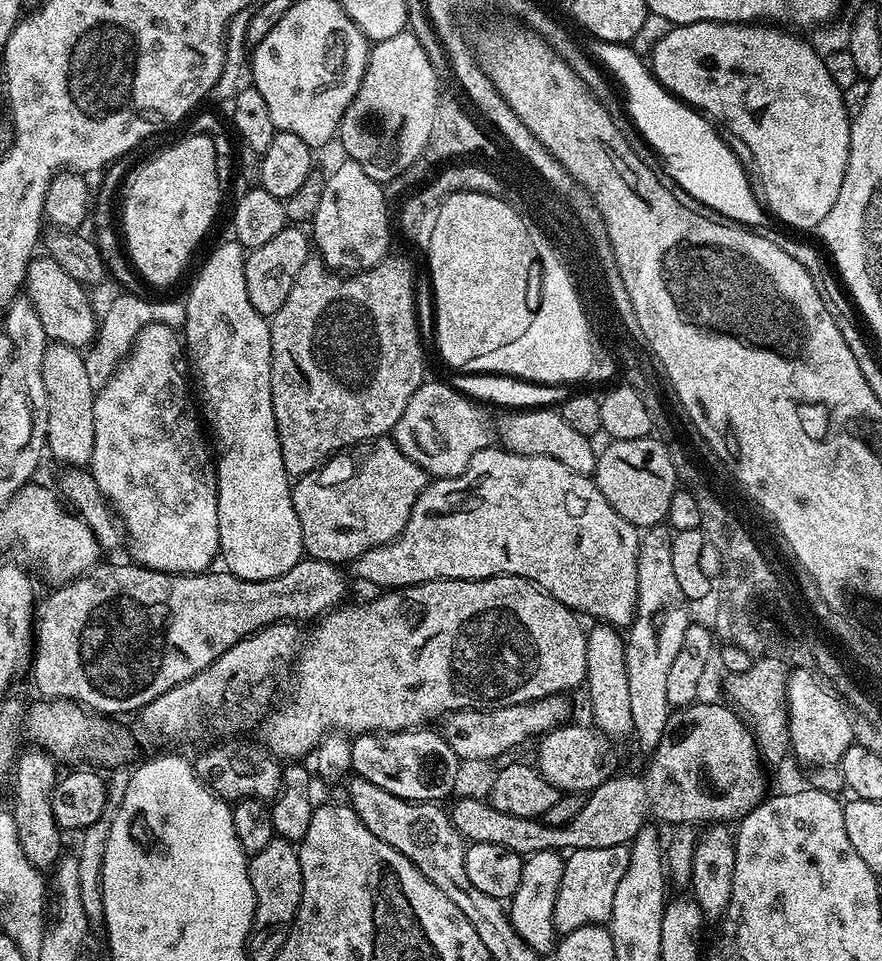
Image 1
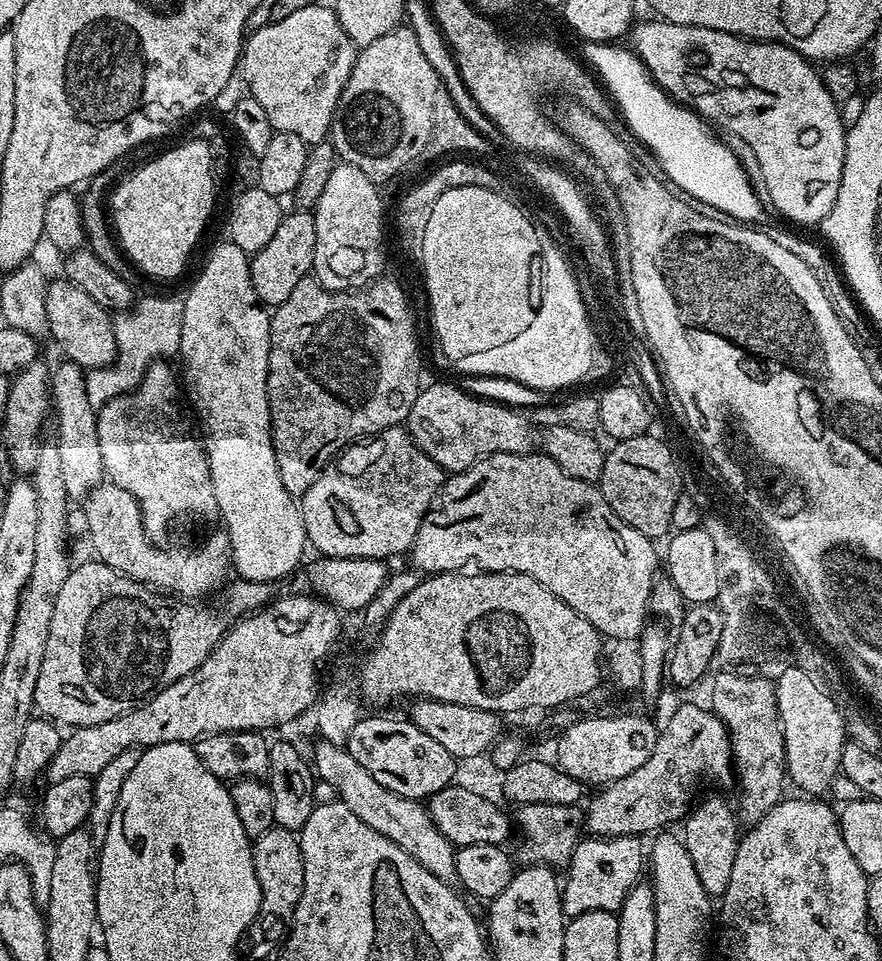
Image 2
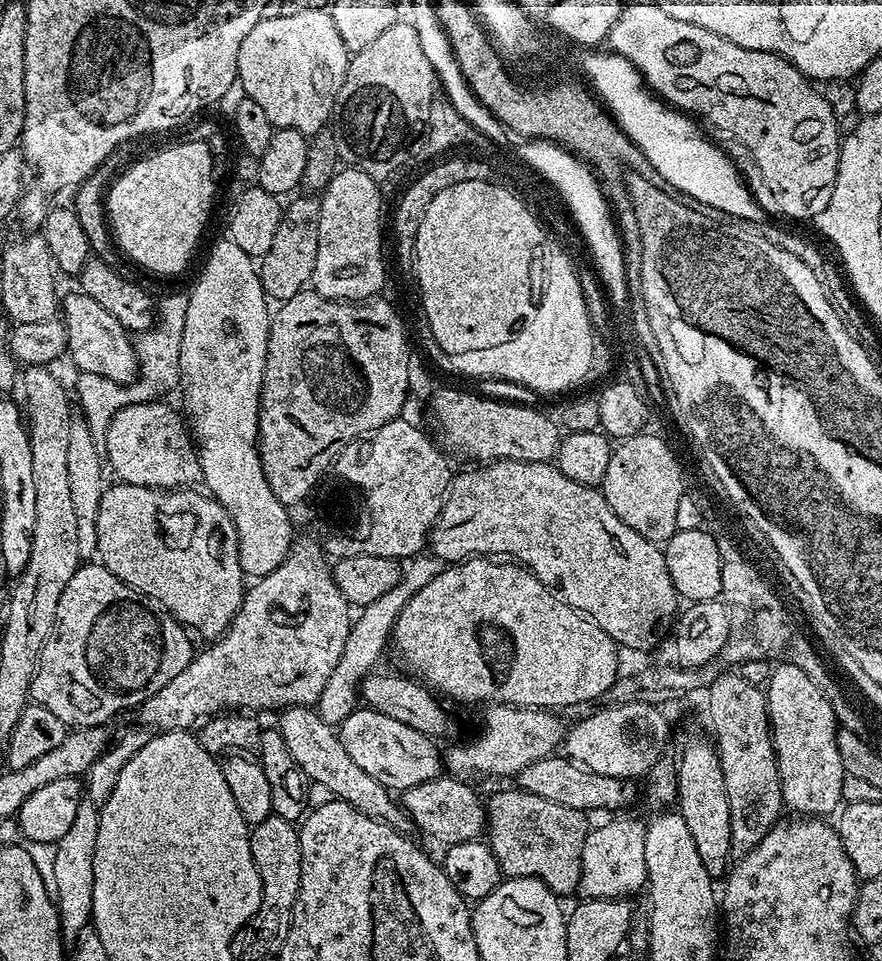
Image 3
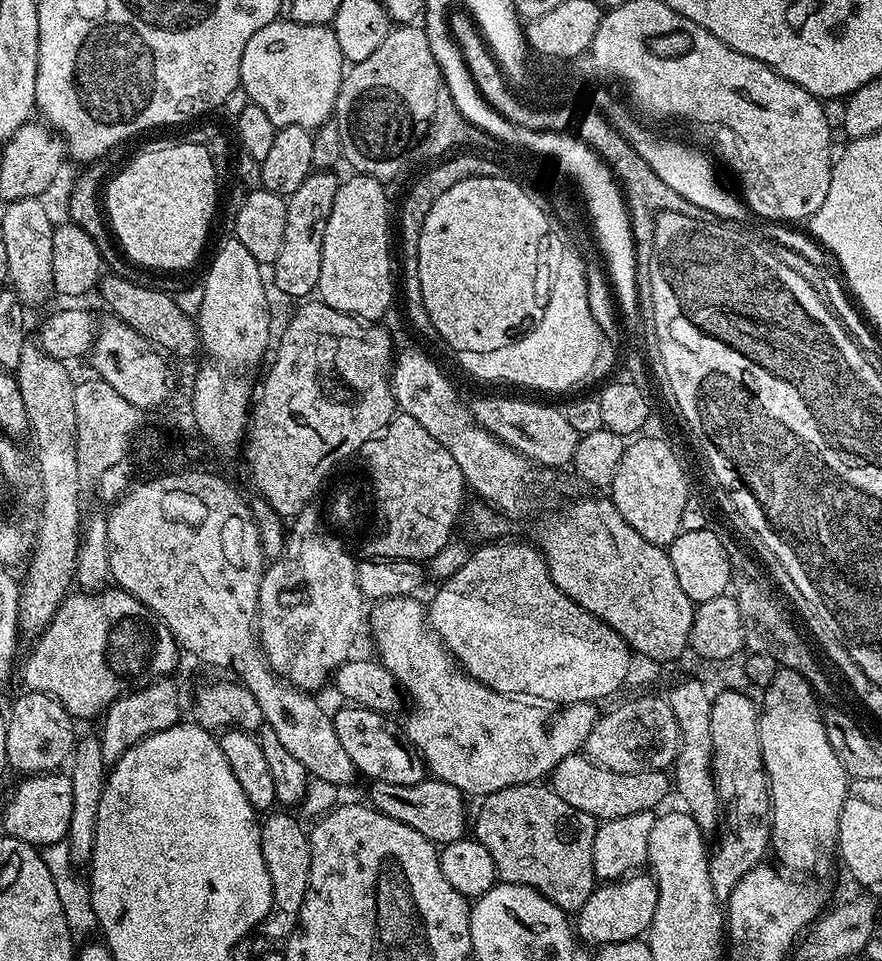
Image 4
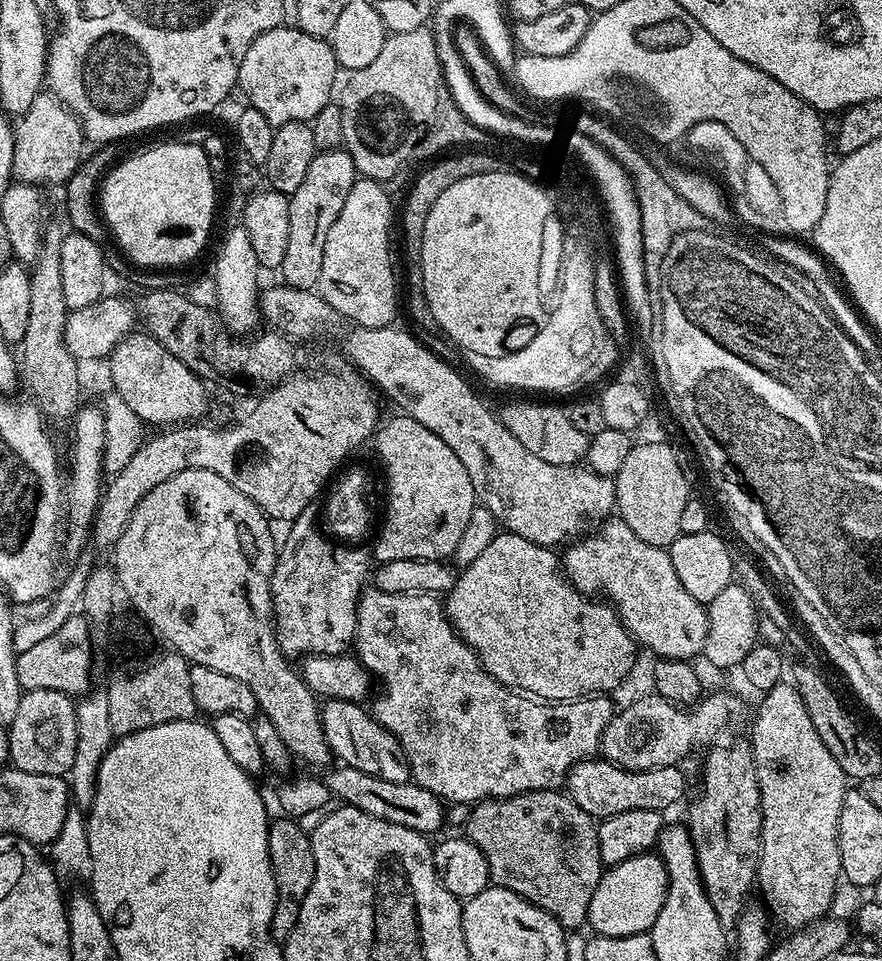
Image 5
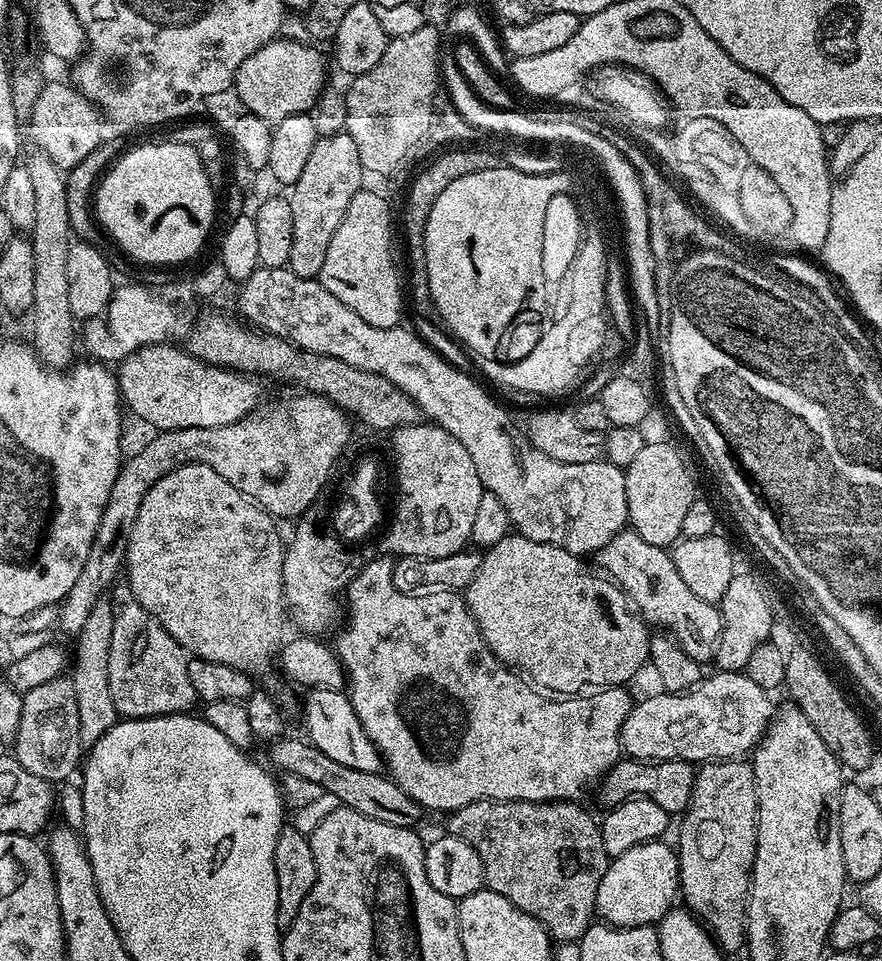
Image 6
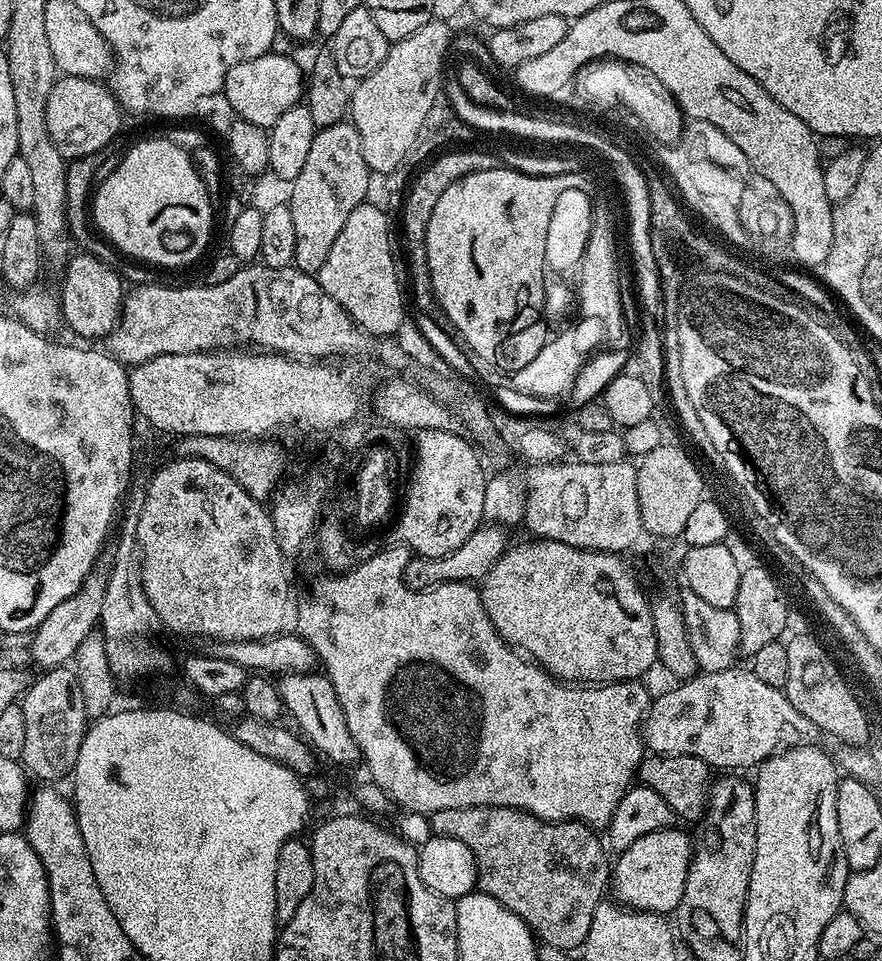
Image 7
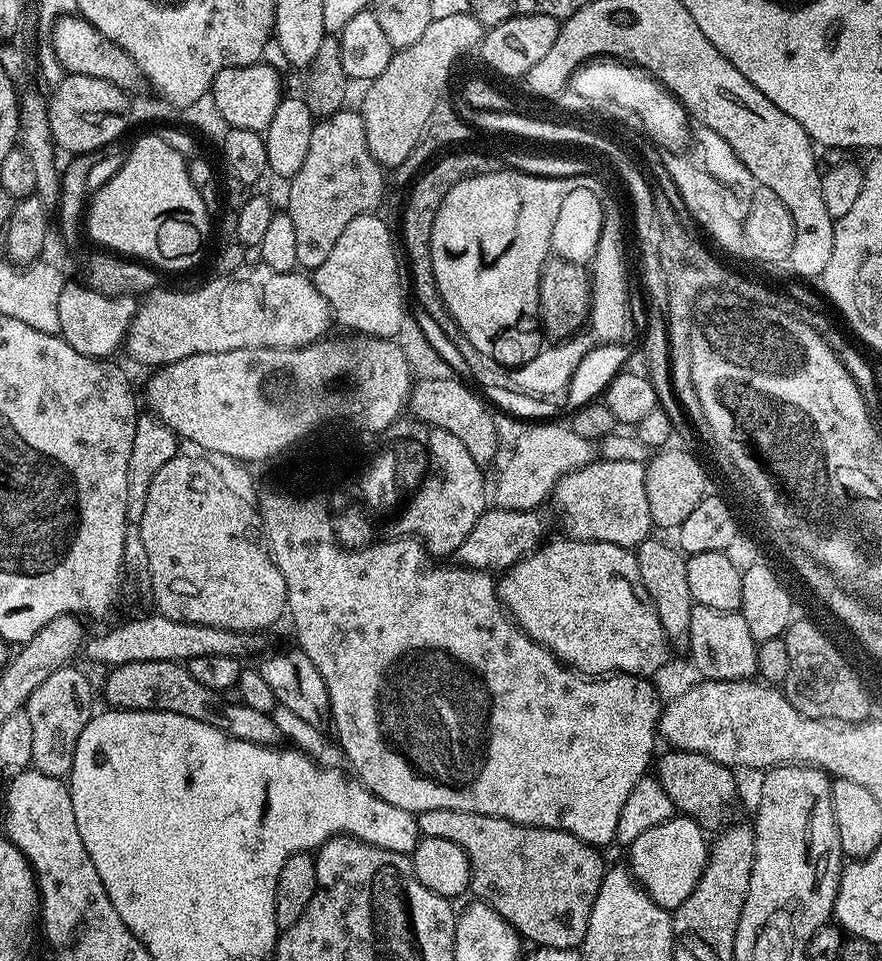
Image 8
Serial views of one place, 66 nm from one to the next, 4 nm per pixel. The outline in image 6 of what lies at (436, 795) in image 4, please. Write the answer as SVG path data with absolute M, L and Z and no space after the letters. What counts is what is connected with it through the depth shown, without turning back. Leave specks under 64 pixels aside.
M291 734L271 741L267 748L273 769L281 768L281 773L297 775L298 778L306 778L307 781L322 786L324 793L336 799L337 805L358 810L358 814L366 818L374 818L378 822L390 822L390 826L416 828L421 823L420 805L415 804L410 794L406 794L406 790L402 790L393 782L392 777L383 771L350 770L350 766L342 766L342 762L334 762L334 758L326 758L326 754L322 754L322 750L315 748L307 739L299 740Z

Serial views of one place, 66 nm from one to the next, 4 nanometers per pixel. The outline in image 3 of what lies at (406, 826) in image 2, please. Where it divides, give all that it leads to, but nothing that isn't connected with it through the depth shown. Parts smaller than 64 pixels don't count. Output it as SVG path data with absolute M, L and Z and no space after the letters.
M293 707L283 709L279 716L278 727L282 738L286 740L294 761L305 771L311 783L325 785L335 799L345 800L370 818L382 820L397 830L409 827L410 821L403 807L397 801L396 804L392 801L393 793L384 788L378 778L370 778L370 774L366 774L362 766L354 763L354 758L346 754L346 746L342 746L339 731L333 725L327 724L319 712L311 707Z

